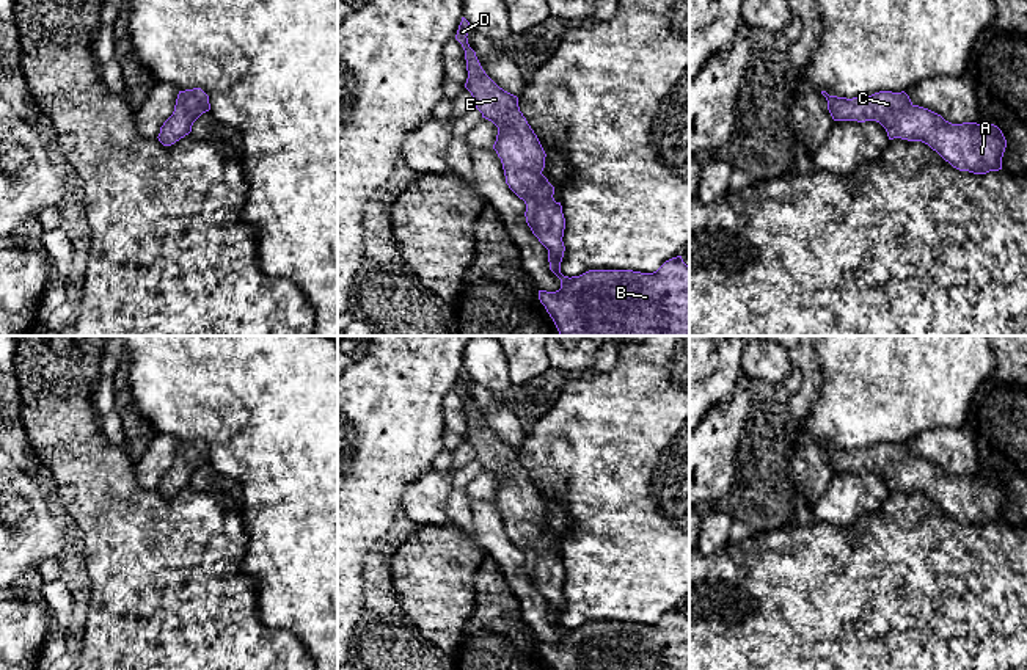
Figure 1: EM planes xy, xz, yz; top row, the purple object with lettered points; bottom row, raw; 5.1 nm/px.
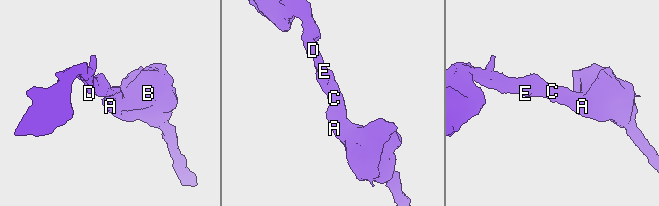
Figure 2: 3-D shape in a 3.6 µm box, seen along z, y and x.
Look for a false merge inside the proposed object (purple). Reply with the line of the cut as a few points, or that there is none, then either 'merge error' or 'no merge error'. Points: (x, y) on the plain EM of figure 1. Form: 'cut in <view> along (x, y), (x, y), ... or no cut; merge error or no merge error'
no cut; no merge error

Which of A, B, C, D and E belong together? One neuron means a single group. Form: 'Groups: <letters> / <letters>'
Groups: A B C D E

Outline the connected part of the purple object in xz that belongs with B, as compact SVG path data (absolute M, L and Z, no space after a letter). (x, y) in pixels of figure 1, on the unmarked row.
M462 369L455 391L465 402L468 430L465 439L471 444L482 469L498 479L493 501L501 510L506 535L526 555L526 574L539 593L548 601L550 621L561 631L556 643L539 642L539 651L551 670L689 670L689 618L682 607L666 612L653 624L633 621L589 621L579 628L564 628L561 614L564 609L565 570L561 554L556 554L554 538L542 526L545 502L520 463L518 449L499 439L482 421L476 403L468 395L470 373Z

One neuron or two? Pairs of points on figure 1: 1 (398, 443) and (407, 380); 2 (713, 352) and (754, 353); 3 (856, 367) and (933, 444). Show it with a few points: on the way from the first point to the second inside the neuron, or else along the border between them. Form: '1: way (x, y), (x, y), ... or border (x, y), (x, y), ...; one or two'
1: way (398, 427), (398, 396); one
2: border (743, 352), (740, 369); two
3: border (958, 427), (924, 430), (905, 443); two

